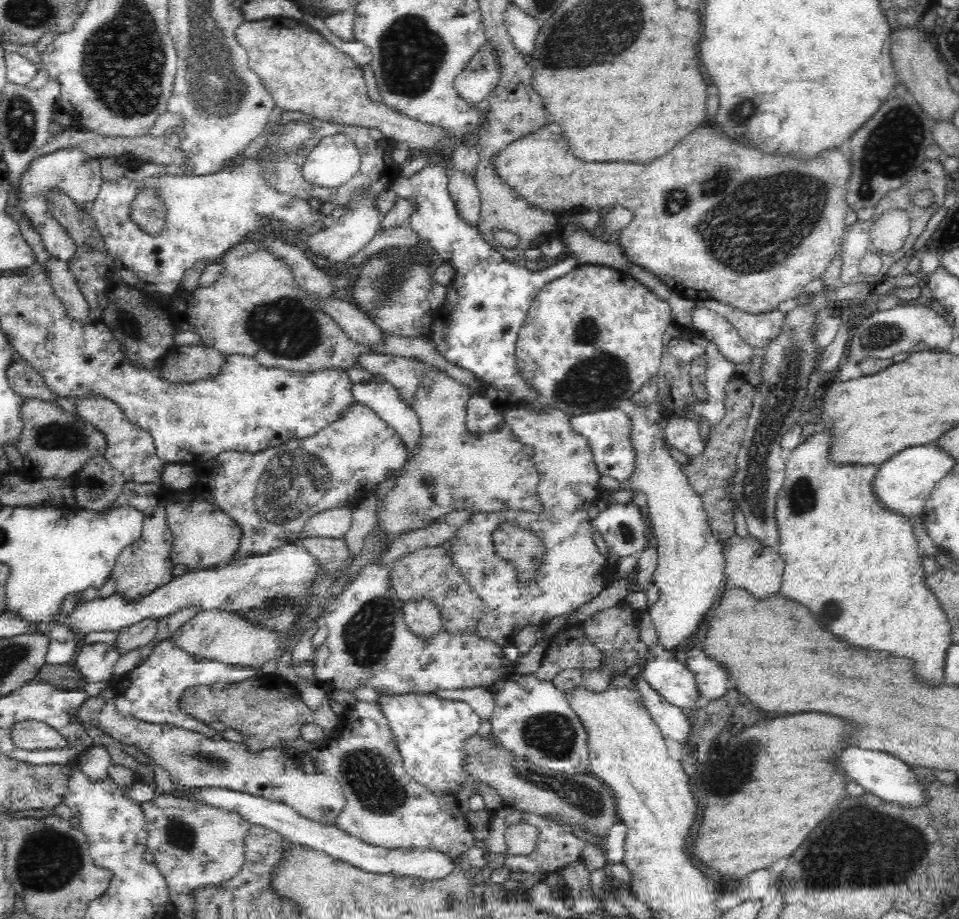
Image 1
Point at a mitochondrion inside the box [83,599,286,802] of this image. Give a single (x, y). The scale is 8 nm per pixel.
(215, 761)

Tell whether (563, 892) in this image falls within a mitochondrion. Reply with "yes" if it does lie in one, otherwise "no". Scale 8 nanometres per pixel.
no

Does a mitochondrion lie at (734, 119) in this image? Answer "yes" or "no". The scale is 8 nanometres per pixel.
yes

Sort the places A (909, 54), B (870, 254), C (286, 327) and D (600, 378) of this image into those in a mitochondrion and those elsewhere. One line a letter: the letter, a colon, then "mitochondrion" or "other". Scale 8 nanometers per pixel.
A: other
B: other
C: mitochondrion
D: mitochondrion

